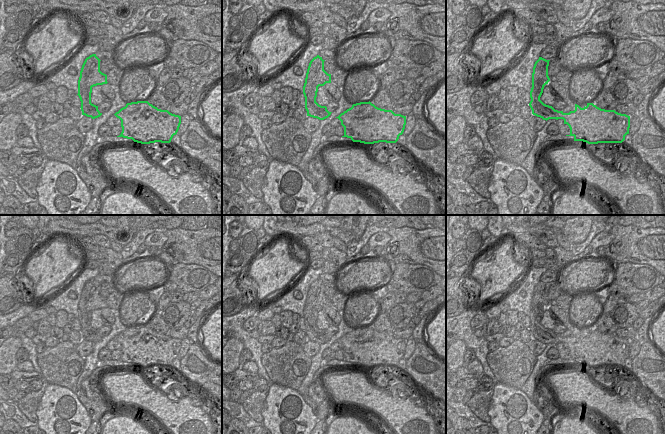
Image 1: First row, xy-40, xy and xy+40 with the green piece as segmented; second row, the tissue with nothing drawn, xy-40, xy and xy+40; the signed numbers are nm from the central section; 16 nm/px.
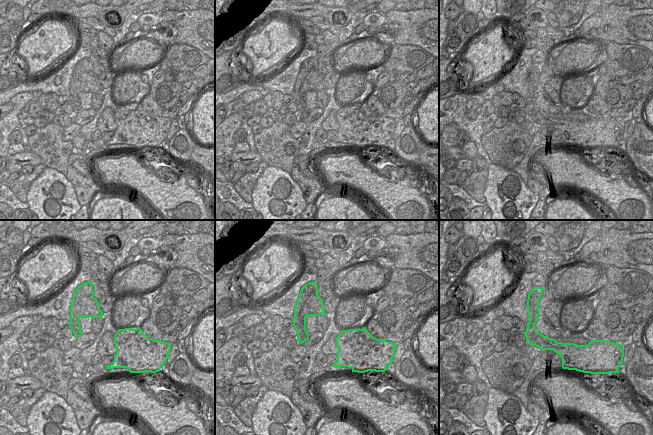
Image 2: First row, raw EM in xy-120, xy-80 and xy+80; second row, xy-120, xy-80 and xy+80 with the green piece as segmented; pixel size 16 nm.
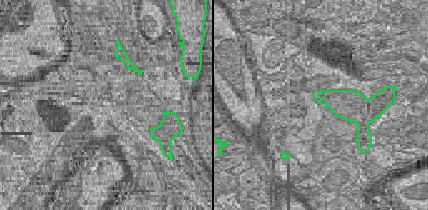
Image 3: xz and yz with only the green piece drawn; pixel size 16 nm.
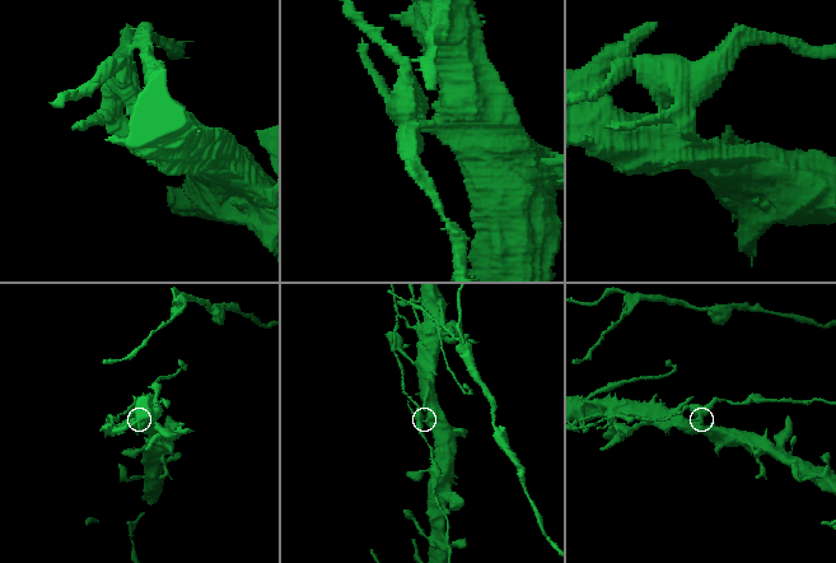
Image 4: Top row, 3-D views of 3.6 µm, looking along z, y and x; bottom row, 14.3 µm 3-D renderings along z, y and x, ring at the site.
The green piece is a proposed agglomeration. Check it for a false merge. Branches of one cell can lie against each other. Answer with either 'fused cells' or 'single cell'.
fused cells

